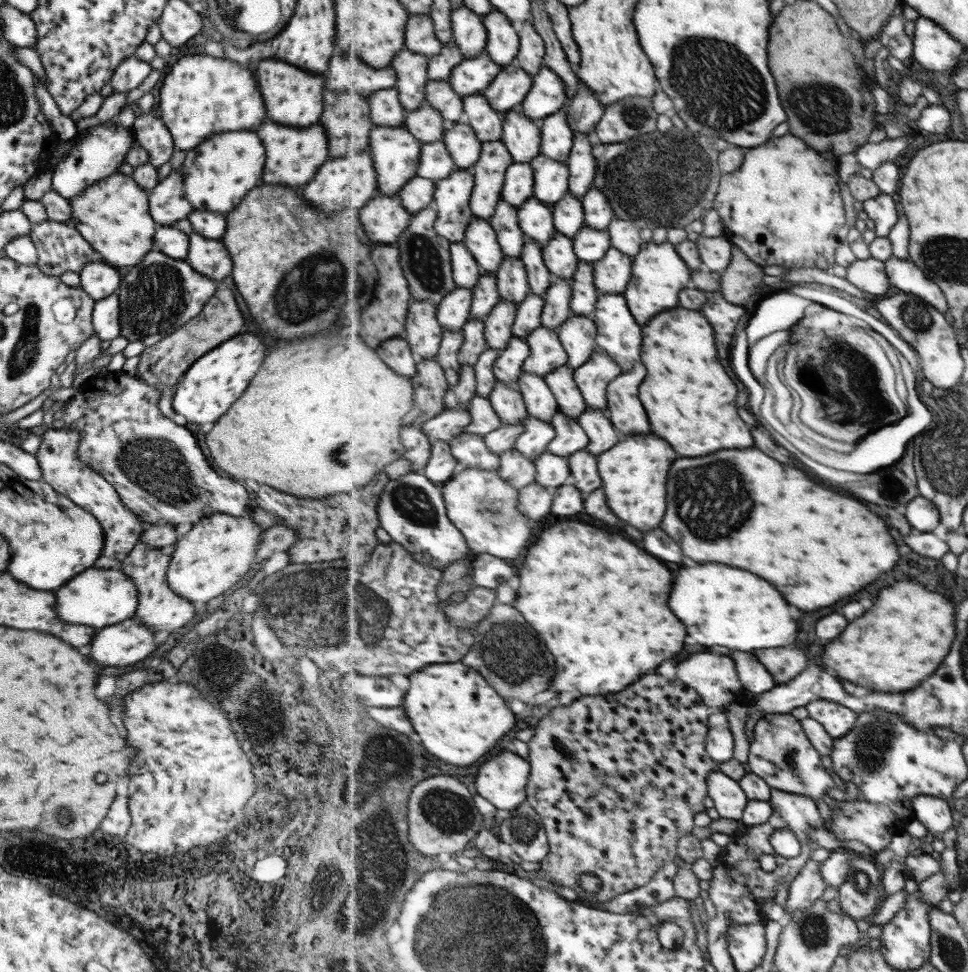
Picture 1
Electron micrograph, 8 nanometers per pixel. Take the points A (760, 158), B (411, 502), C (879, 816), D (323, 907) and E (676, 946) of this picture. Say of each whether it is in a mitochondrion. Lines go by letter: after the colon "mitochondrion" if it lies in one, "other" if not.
A: other
B: mitochondrion
C: other
D: mitochondrion
E: other

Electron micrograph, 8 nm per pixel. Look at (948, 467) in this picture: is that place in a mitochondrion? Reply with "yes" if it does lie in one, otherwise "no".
yes

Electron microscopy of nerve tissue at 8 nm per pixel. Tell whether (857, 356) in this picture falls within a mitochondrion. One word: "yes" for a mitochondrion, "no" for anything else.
yes

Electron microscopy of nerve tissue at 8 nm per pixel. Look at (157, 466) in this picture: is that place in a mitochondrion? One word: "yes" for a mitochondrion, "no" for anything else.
yes

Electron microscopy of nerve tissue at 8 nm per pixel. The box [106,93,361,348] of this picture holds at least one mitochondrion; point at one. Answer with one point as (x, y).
(156, 298)

